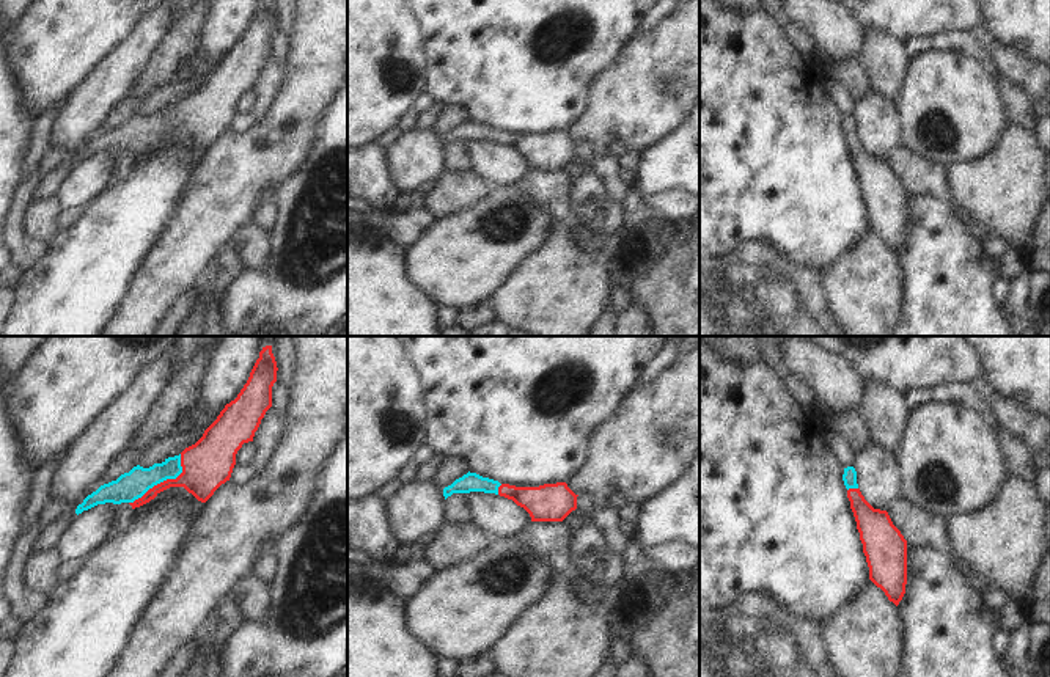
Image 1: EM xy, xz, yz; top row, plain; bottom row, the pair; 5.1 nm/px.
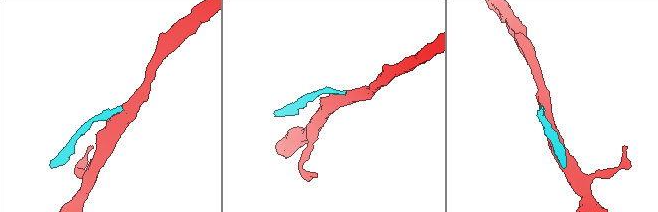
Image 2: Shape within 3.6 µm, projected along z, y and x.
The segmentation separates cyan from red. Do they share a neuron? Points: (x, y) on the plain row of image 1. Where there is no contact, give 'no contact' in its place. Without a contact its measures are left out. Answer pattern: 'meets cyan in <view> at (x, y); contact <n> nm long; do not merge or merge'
meets cyan in xy at (164, 128); contact 380 nm long; merge

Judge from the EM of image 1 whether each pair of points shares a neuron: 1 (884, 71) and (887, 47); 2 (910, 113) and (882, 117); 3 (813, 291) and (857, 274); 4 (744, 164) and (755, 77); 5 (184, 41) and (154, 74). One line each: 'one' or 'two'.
1: one
2: two
3: two
4: one
5: one

